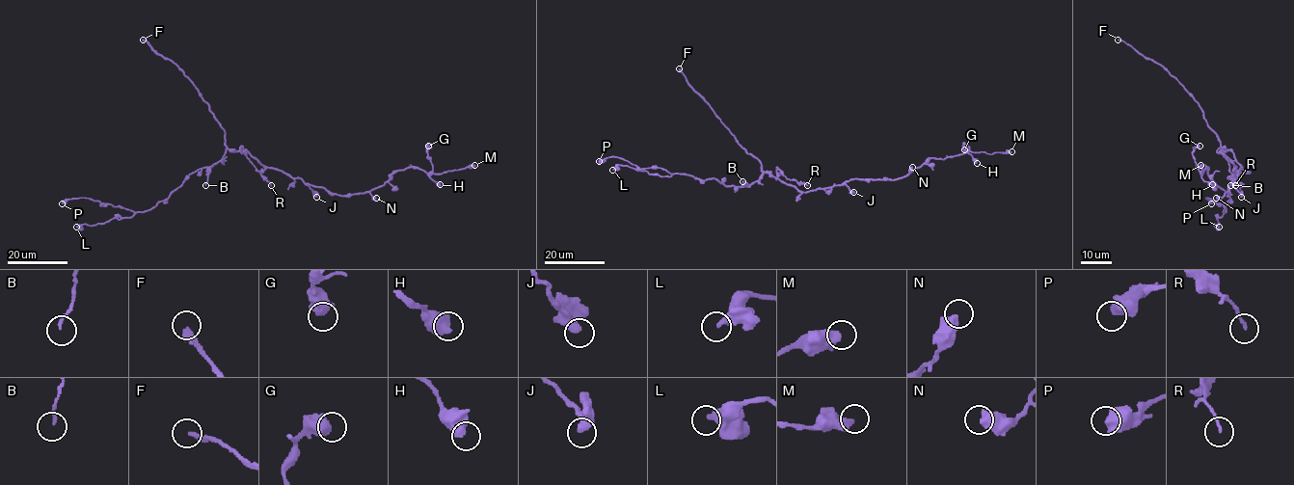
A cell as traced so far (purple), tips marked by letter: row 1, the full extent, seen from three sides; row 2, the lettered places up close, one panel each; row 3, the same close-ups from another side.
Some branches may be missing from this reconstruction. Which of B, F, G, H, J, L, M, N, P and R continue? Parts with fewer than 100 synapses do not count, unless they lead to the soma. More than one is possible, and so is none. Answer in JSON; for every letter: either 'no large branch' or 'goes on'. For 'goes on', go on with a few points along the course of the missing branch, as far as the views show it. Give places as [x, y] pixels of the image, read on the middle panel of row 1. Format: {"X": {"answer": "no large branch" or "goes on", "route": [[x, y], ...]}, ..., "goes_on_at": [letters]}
{"B": {"answer": "no large branch"}, "F": {"answer": "goes on"}, "G": {"answer": "no large branch"}, "H": {"answer": "no large branch"}, "J": {"answer": "no large branch"}, "L": {"answer": "no large branch"}, "M": {"answer": "no large branch"}, "N": {"answer": "no large branch"}, "P": {"answer": "no large branch"}, "R": {"answer": "no large branch"}, "goes_on_at": ["F"]}

